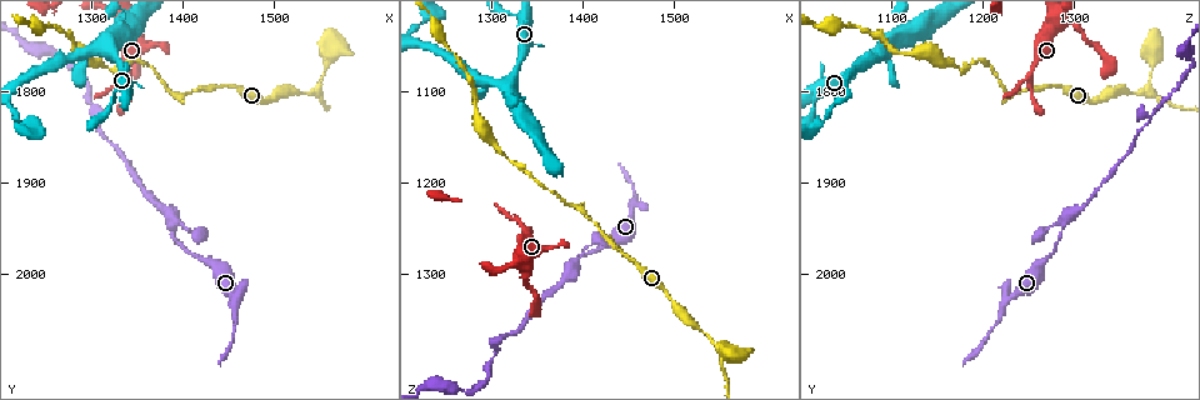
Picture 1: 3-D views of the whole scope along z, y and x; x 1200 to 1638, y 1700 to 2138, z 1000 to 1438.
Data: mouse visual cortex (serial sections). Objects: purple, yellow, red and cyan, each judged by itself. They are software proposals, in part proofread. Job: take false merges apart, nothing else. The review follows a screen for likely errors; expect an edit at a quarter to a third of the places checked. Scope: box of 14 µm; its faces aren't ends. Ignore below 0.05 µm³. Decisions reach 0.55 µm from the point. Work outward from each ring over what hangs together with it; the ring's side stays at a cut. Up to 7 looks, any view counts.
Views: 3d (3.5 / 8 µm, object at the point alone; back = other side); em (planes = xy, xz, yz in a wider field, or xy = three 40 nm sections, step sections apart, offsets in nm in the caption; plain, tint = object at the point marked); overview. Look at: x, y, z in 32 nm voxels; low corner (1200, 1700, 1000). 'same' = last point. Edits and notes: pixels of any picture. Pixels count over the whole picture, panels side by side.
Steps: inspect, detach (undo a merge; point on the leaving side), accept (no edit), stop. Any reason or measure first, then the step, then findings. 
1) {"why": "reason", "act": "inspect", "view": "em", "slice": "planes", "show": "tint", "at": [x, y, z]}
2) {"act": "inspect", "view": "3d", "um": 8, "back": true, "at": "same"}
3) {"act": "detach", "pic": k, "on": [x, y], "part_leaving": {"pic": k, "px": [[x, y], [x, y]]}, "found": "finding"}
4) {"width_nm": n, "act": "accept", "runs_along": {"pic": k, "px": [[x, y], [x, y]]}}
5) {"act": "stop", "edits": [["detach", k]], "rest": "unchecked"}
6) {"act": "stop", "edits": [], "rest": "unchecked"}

{"why": "branch point", "act": "inspect", "view": "3d", "um": 3.5, "at": [1545, 1800, 1380]}

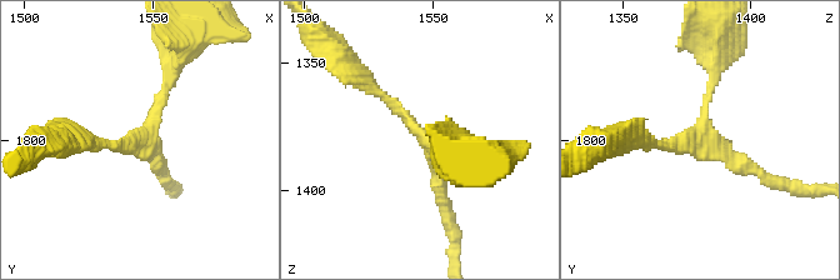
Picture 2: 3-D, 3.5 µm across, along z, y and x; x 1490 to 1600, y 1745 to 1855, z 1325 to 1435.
{"arms": 3, "arm_widths_nm": [150, 150, 200], "act": "inspect", "view": "em", "slice": "xy", "step": 1, "show": "plain", "at": [1544, 1800, 1376]}

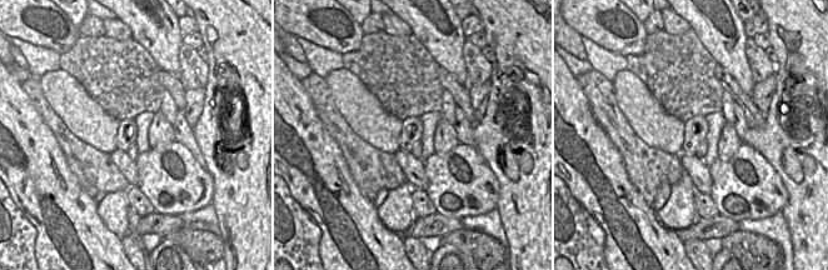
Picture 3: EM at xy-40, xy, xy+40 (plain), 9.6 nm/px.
{"why": "with the object marked", "act": "inspect", "view": "em", "slice": "xy", "step": 1, "show": "tint", "at": "same"}

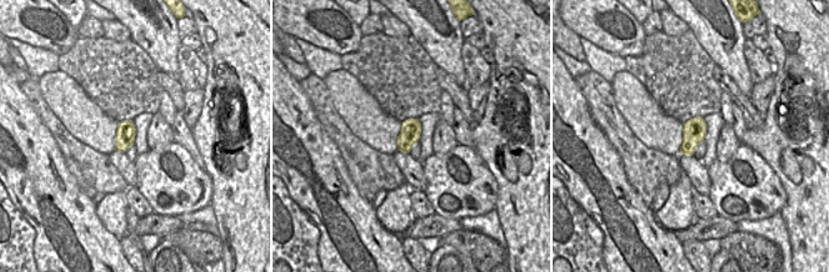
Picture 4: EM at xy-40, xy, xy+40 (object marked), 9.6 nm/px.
{"act": "accept", "runs_along": {"pic": 2, "px": [[360, 78], [453, 154]]}, "found": "one cell here"}

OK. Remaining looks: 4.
{"why": "three arms meet", "act": "inspect", "view": "3d", "um": 3.5, "at": [1390, 1945, 1290]}

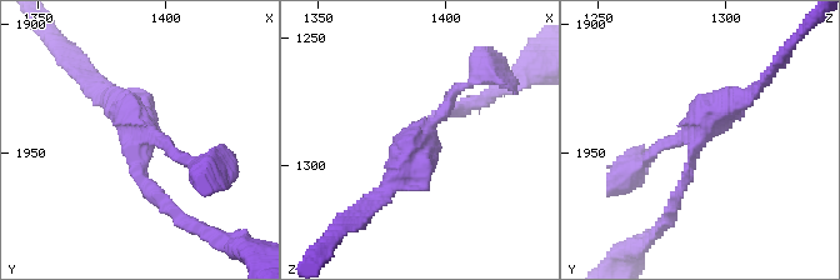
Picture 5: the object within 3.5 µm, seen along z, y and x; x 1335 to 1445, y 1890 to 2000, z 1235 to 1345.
{"arms": 3, "arm_widths_nm": [150, 150, 350], "why": "now the EM", "act": "inspect", "view": "em", "slice": "planes", "show": "tint", "at": [1390, 1945, 1290]}

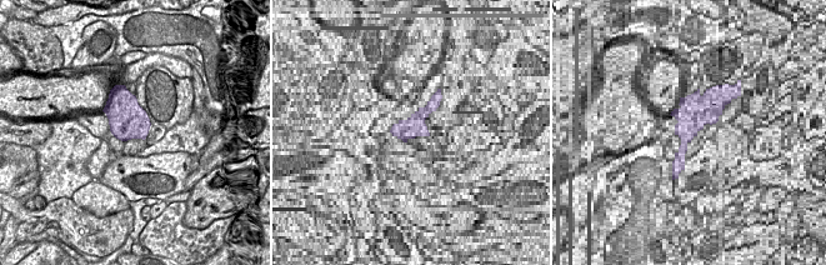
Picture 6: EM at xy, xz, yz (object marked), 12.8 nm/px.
{"act": "accept", "runs_along": {"pic": 5, "px": [[673, 205], [698, 133], [753, 90]]}, "found": "all the same cell"}

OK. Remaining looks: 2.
{"why": "abrupt turn", "act": "inspect", "view": "3d", "um": 3.5, "back": true, "at": [1305, 1830, 1380]}

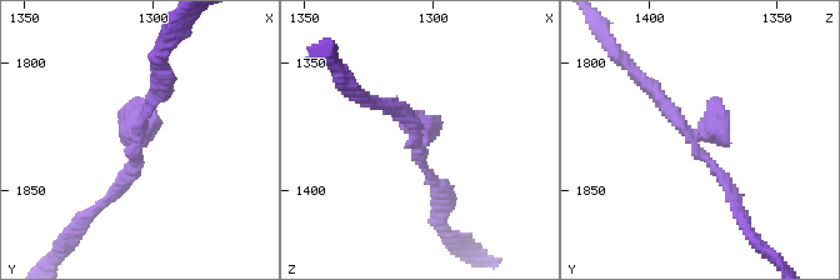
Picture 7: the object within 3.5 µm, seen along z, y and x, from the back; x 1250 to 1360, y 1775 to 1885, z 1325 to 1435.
{"why": "now the EM", "act": "inspect", "view": "em", "slice": "xy", "step": 5, "show": "tint", "at": [1306, 1831, 1384]}

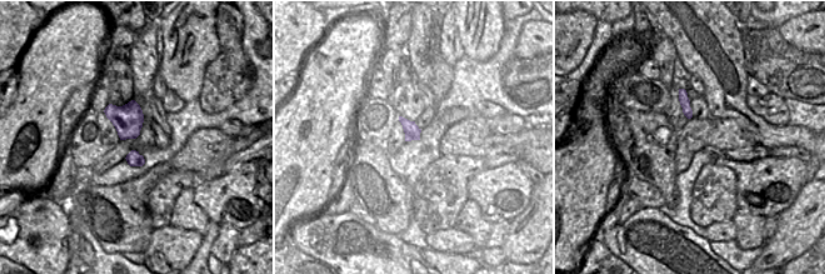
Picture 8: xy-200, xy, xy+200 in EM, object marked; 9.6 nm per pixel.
{"width_nm": 150, "act": "accept", "runs_along": {"pic": 7, "px": [[733, 204], [724, 178], [644, 81]]}, "found": "one cell here"}

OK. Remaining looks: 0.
{"act": "stop", "edits": [], "rest": "unchecked"}

